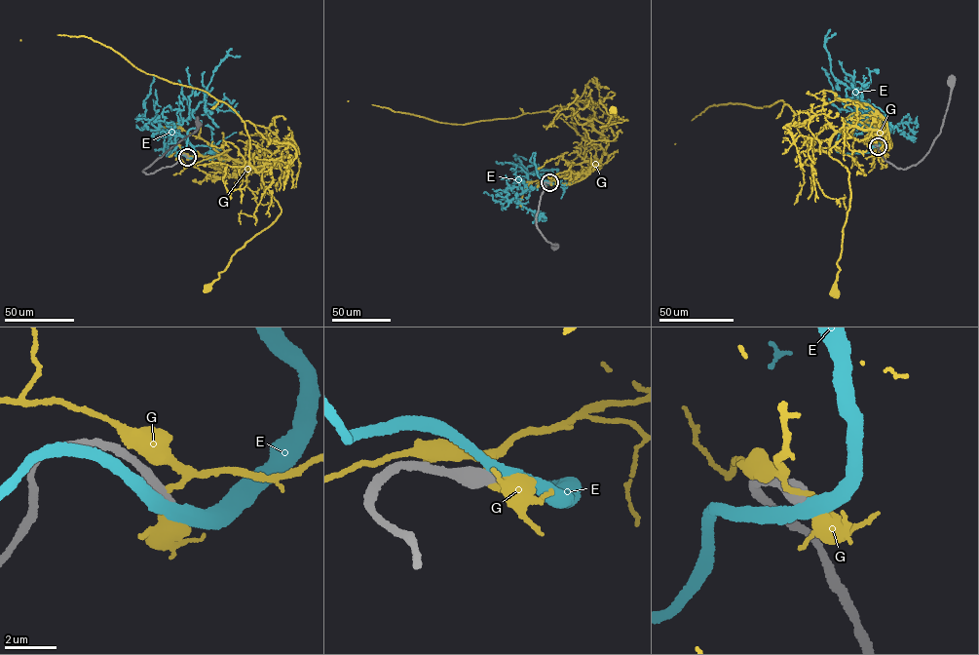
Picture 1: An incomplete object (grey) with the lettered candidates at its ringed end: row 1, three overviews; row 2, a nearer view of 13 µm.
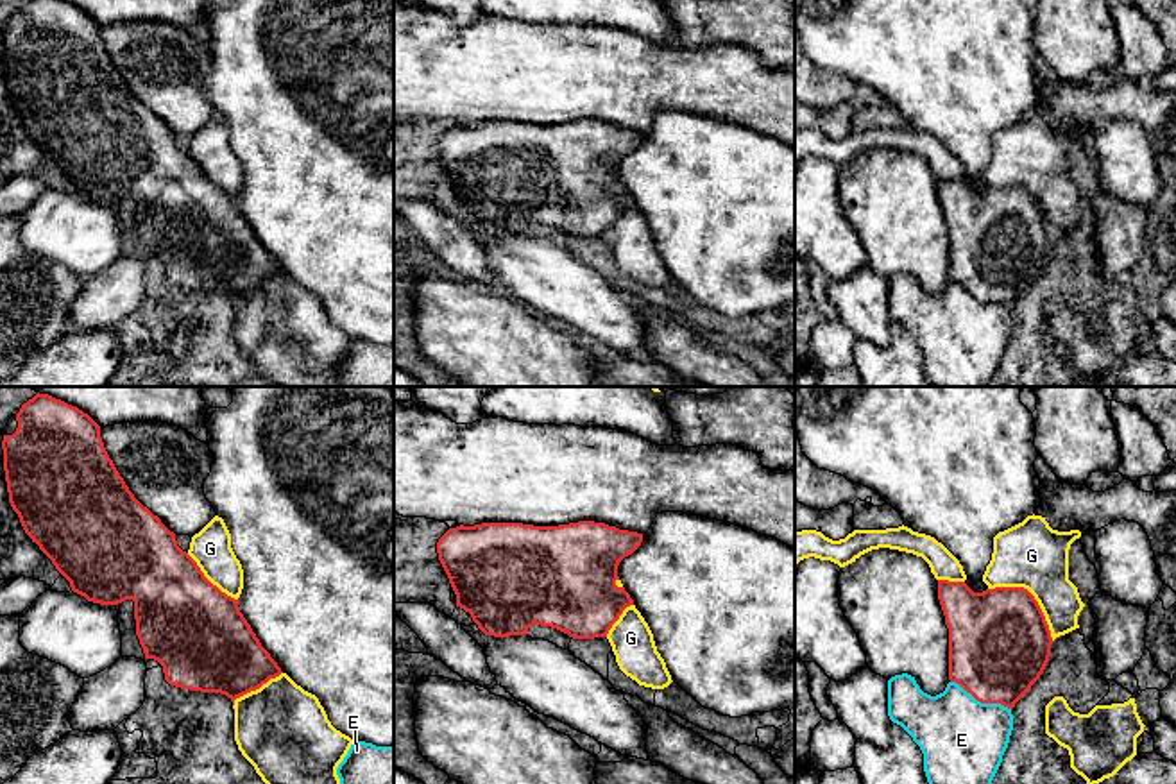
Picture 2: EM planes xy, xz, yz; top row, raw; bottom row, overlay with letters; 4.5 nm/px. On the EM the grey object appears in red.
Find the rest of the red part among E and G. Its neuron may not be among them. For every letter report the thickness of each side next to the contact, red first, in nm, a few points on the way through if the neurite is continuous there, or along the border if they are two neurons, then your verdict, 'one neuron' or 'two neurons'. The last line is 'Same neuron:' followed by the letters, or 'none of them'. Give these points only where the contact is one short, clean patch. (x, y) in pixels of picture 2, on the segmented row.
E: 440 nm thick on the red side, 380 nm on the other; one neuron
G: 460 nm thick on the red side, 300 nm on the other; two neurons
Same neuron: E

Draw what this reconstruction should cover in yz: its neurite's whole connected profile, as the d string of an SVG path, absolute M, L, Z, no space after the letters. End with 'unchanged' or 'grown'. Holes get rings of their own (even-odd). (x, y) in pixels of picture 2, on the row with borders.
M938 580L938 600L949 628L949 684L931 696L915 677L888 680L888 716L924 754L929 784L992 784L1013 730L1011 709L1044 673L1051 630L1035 596L1024 587L974 592L965 582Z; grown

